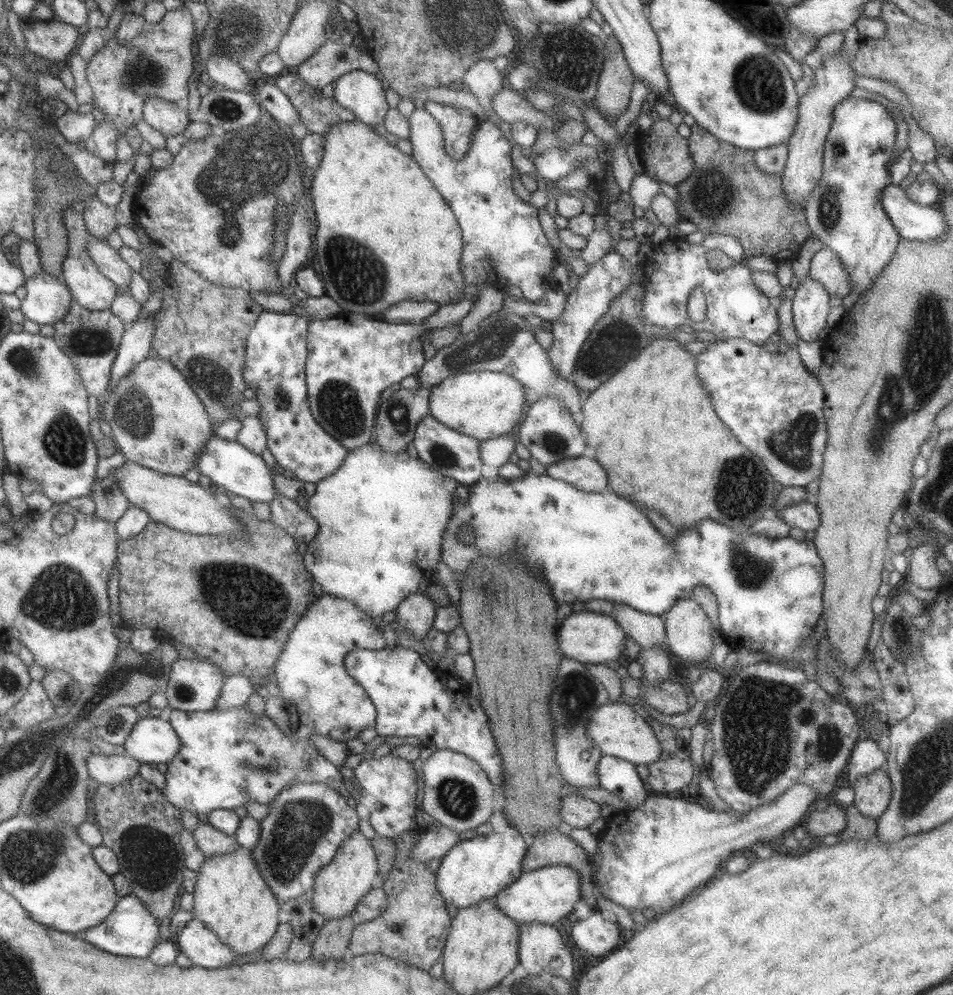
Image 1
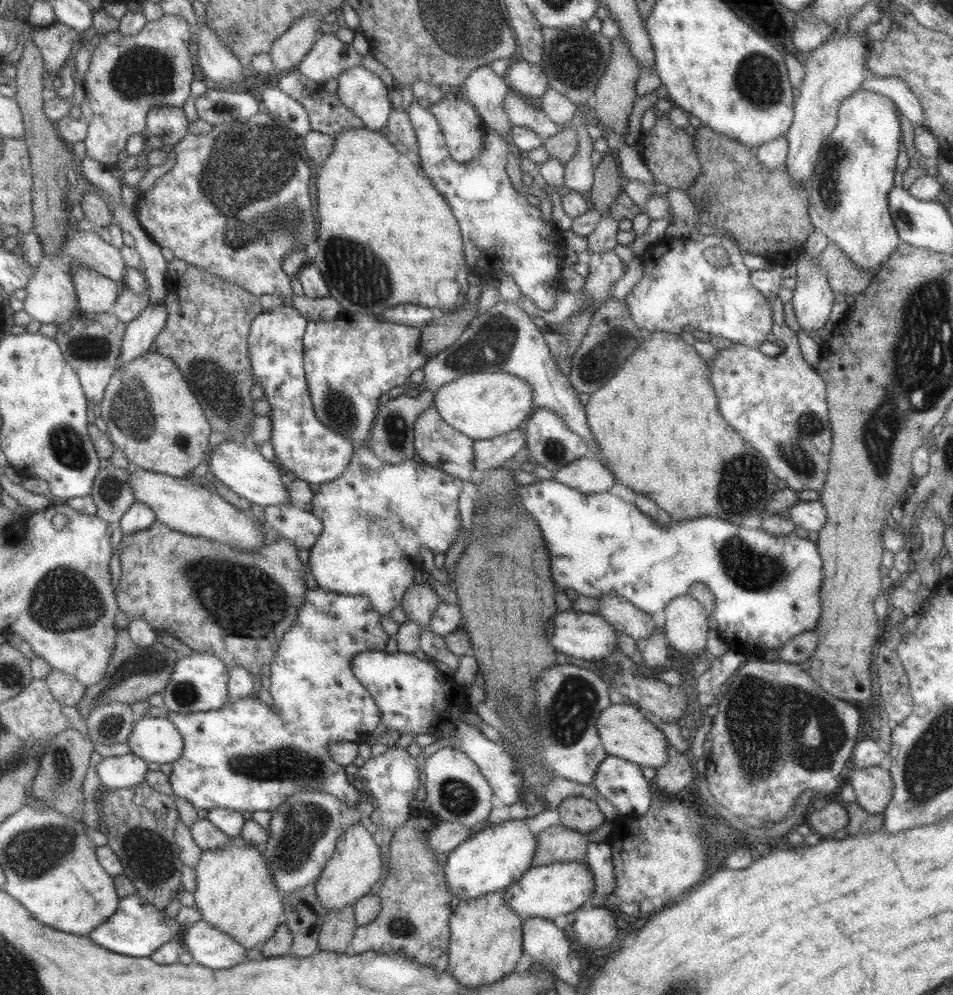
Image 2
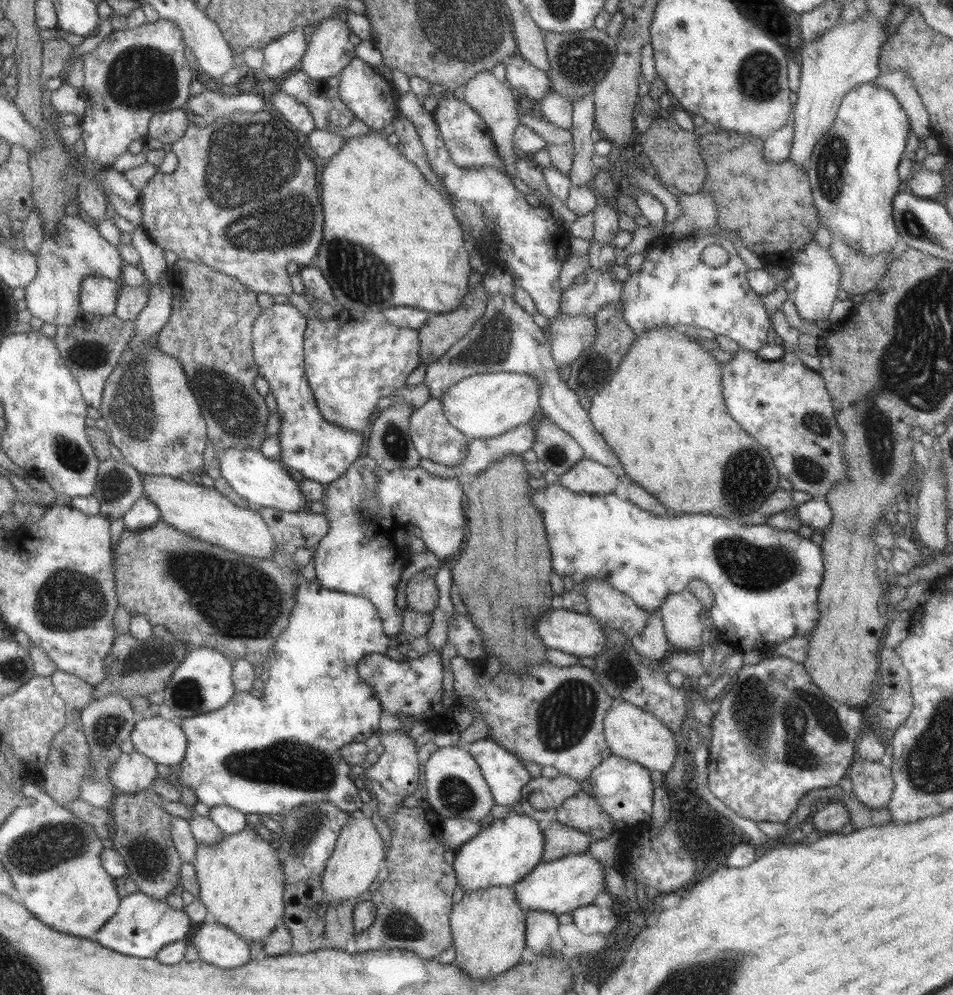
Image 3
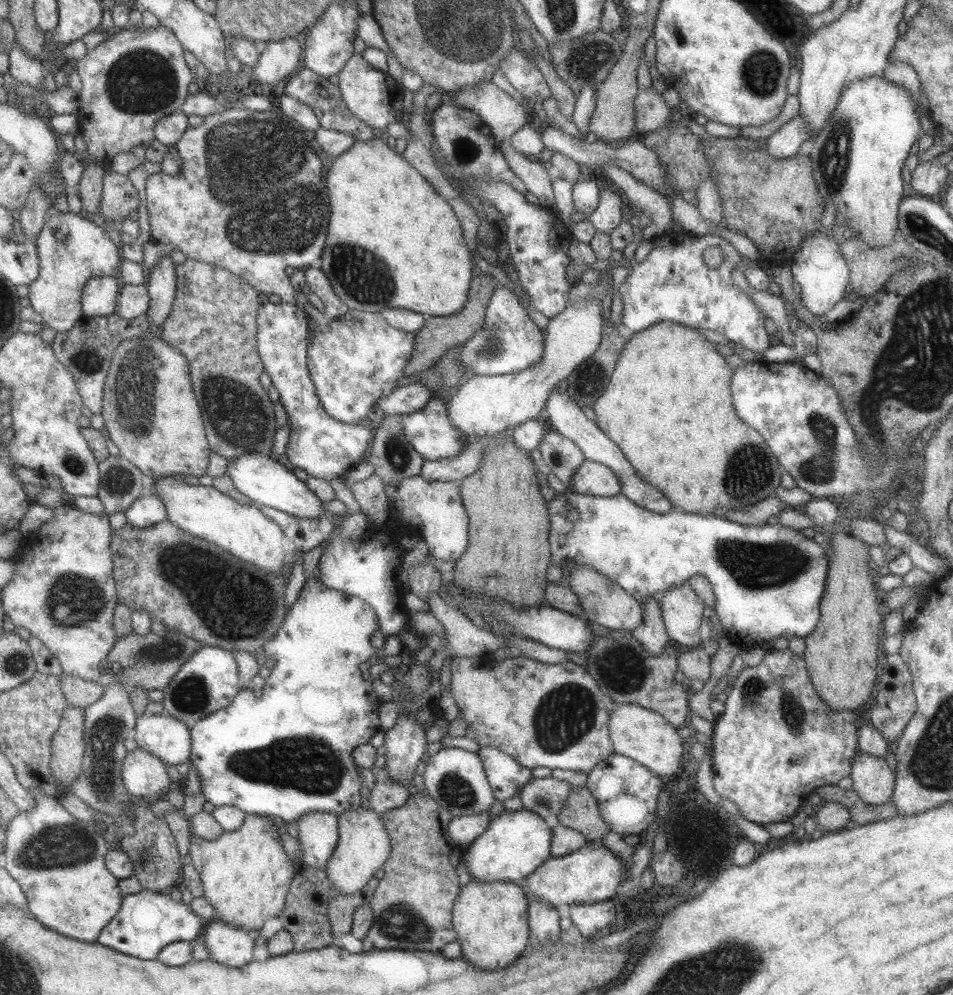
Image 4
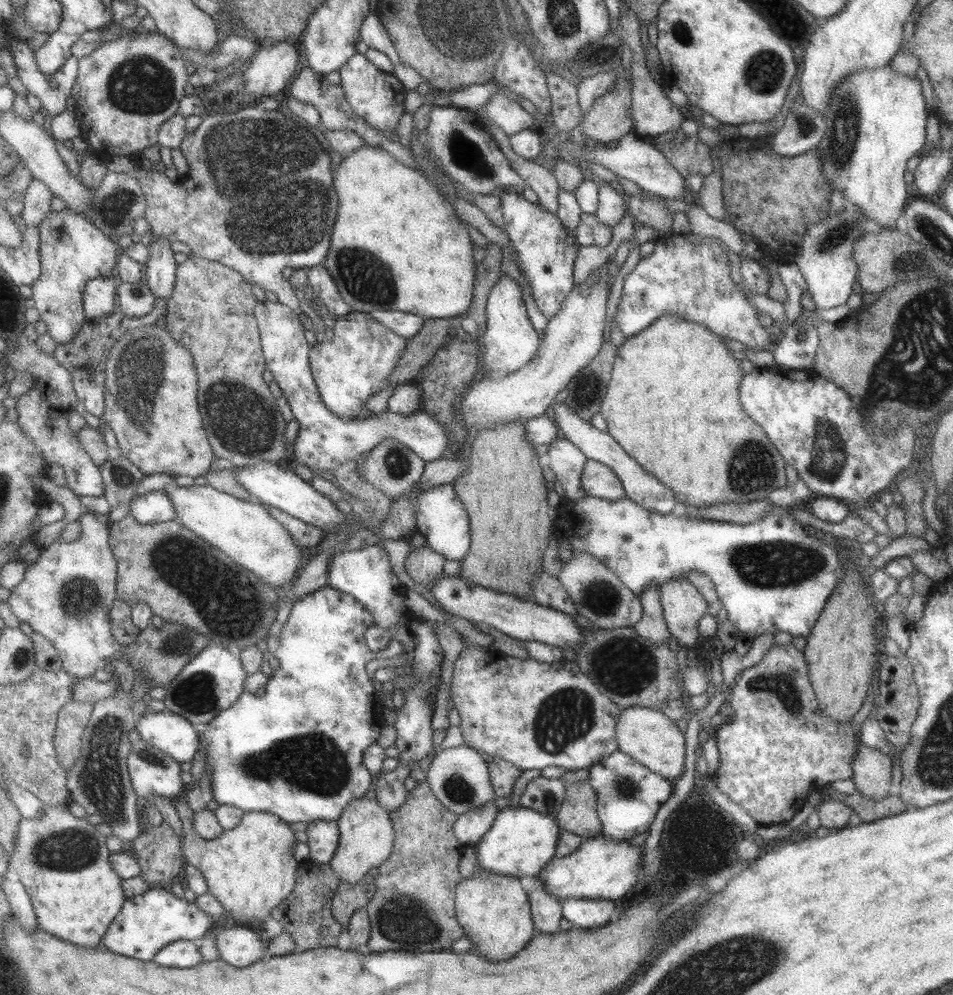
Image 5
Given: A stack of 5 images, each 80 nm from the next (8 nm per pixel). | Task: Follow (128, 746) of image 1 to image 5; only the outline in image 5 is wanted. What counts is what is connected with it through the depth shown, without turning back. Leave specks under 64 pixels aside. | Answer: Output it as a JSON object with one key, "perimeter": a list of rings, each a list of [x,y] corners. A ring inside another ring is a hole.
{"perimeter":[[[147,712],[134,724],[139,739],[157,748],[177,763],[189,763],[199,751],[200,734],[189,721],[169,712]]]}

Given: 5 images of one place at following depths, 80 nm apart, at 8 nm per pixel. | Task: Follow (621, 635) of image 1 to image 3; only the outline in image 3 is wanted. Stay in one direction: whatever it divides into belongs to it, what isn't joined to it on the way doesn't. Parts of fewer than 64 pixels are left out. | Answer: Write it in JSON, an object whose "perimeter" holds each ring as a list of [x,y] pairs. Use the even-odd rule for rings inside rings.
{"perimeter":[[[549,609],[542,612],[534,624],[535,632],[541,642],[551,649],[566,652],[573,656],[597,656],[607,645],[603,625],[589,613],[581,614],[565,609]]]}

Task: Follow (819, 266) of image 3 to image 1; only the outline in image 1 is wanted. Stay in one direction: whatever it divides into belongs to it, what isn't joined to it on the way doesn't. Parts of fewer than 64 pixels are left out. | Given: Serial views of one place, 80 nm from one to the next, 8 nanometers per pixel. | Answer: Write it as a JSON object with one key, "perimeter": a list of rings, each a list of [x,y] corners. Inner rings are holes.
{"perimeter":[[[807,276],[794,288],[792,301],[793,328],[805,342],[815,341],[829,312],[829,295],[811,277]]]}

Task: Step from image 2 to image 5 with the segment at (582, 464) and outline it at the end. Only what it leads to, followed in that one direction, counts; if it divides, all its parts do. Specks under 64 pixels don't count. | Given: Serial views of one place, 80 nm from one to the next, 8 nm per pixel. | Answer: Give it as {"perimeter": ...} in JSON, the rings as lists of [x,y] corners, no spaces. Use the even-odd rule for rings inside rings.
{"perimeter":[[[586,459],[580,474],[580,487],[587,495],[600,499],[617,500],[625,497],[617,475],[596,460]]]}

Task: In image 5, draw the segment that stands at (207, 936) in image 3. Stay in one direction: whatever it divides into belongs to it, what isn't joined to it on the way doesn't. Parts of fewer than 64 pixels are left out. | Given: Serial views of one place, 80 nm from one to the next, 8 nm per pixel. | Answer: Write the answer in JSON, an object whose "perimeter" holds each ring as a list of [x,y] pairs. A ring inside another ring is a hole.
{"perimeter":[[[227,924],[216,928],[214,943],[219,958],[235,968],[261,960],[261,940],[248,925]]]}

